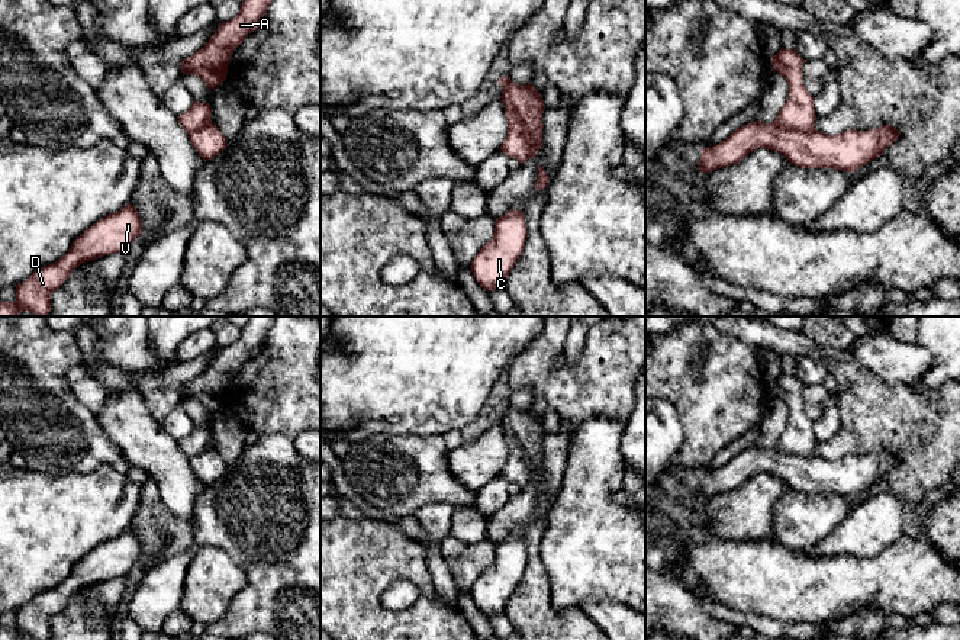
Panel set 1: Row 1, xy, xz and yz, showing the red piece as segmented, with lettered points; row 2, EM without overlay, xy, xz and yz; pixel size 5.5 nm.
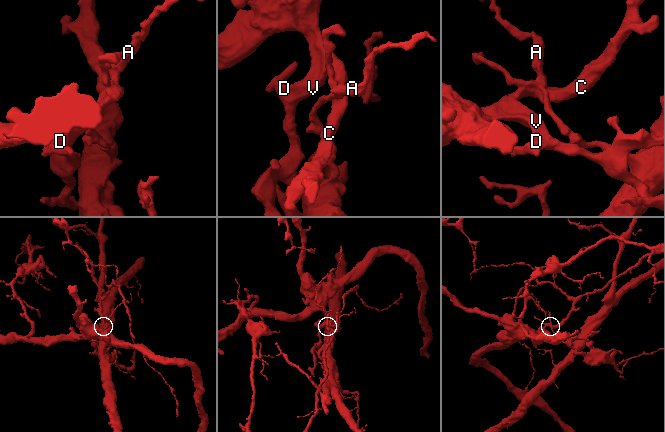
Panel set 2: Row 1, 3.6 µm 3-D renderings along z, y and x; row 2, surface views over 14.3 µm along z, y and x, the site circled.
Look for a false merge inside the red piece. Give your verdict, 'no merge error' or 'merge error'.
merge error

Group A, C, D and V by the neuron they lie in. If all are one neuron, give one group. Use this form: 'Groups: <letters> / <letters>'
Groups: A / C D V

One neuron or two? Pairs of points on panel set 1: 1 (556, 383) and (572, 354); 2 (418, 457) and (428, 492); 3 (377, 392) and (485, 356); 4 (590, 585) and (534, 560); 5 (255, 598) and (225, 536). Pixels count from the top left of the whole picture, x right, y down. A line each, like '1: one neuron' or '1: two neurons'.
1: two neurons
2: one neuron
3: one neuron
4: two neurons
5: one neuron

